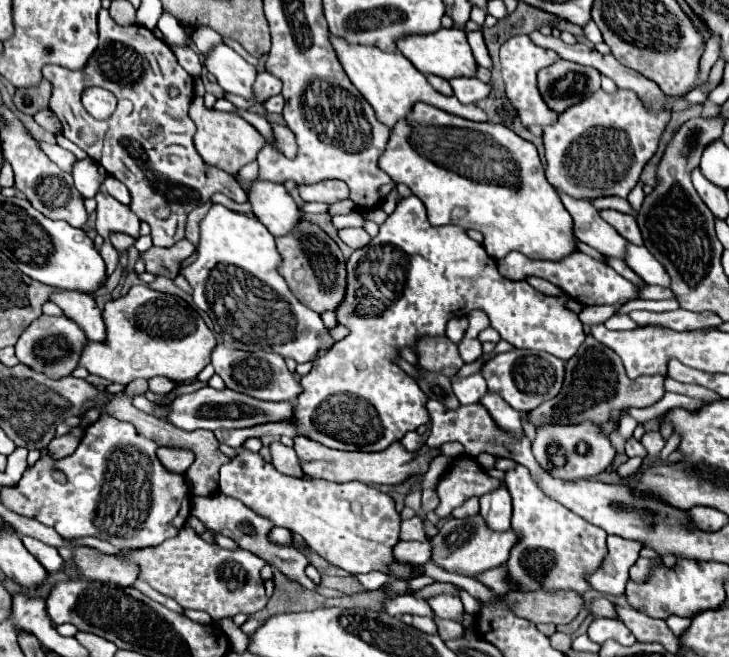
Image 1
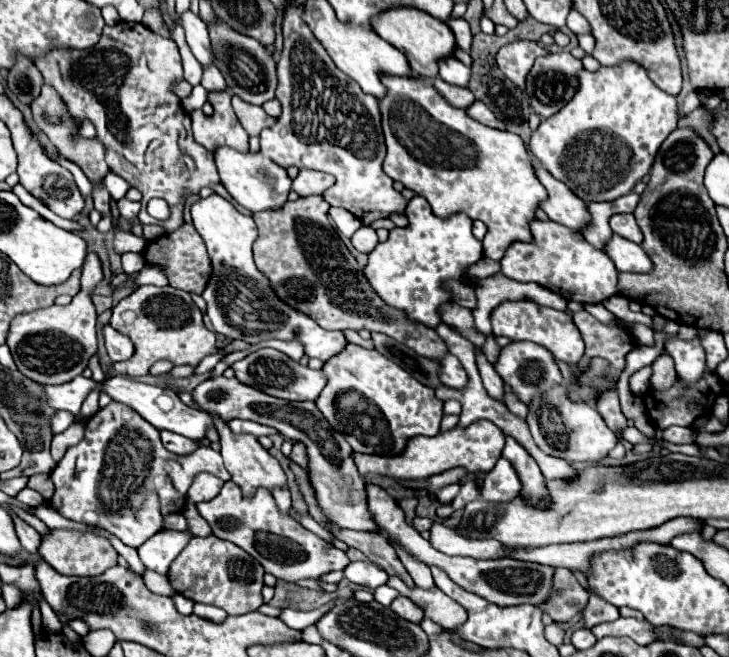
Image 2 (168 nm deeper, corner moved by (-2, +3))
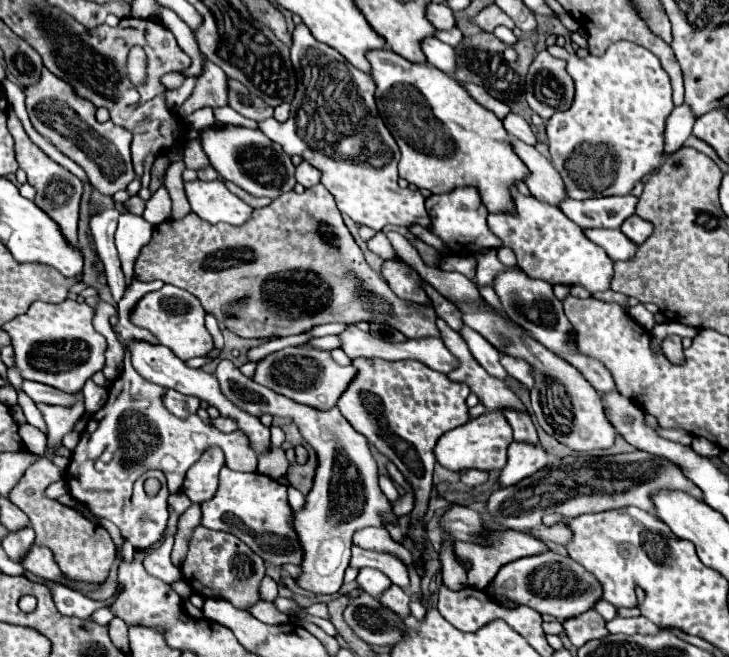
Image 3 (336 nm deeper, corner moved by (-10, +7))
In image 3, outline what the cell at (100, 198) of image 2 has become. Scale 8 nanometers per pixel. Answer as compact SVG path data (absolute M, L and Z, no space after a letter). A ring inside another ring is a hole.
M44 68L38 84L24 88L24 94L32 126L64 156L74 160L88 174L90 184L98 192L114 194L118 190L124 190L128 182L136 178L130 160L130 132L122 126L116 126L114 122L100 124L96 120L96 106L90 104L90 100L78 96L70 84Z

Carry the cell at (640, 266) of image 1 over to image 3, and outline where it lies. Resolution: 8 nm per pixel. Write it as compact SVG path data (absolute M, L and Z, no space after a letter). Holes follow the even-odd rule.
M590 228L584 230L584 234L598 246L602 246L606 250L606 254L612 260L630 260L634 258L636 252L636 244L632 240L628 240L620 230L606 230L606 228Z

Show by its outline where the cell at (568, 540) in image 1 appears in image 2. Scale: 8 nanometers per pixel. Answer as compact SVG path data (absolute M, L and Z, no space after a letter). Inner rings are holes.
M506 438L502 456L506 456L506 460L510 460L510 464L514 464L514 470L518 472L518 478L522 482L520 496L524 498L524 502L528 502L536 508L548 510L552 506L550 492L546 488L546 480L544 480L538 464L534 462L534 458L514 438Z

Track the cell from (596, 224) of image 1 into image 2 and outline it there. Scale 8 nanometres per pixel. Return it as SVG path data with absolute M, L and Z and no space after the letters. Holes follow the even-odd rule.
M534 162L534 168L538 180L548 190L548 200L542 202L540 208L550 216L550 220L564 224L576 232L580 232L580 228L590 226L590 212L586 212L586 202L578 200L578 196L574 196L574 192L570 192L566 184L552 178L542 164Z

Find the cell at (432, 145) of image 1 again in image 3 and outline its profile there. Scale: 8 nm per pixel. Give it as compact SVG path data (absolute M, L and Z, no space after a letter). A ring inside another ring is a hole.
M384 48L370 50L368 62L372 64L370 76L376 84L374 98L378 112L388 130L394 132L394 138L402 152L402 158L398 162L400 178L408 180L416 188L426 188L432 194L444 194L454 190L456 186L476 186L488 212L512 212L514 206L508 188L512 188L516 180L524 180L528 168L514 154L510 146L512 138L504 130L502 122L490 110L476 104L476 100L468 96L460 82L456 82L450 74L430 66L428 62L414 64Z

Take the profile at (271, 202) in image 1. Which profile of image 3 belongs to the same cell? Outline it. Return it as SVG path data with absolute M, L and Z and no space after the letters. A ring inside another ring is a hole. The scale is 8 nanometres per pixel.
M210 126L202 130L200 144L220 178L234 182L252 196L276 198L284 192L290 192L296 184L294 164L290 162L290 156L282 150L280 144L274 144L260 130L240 126Z

